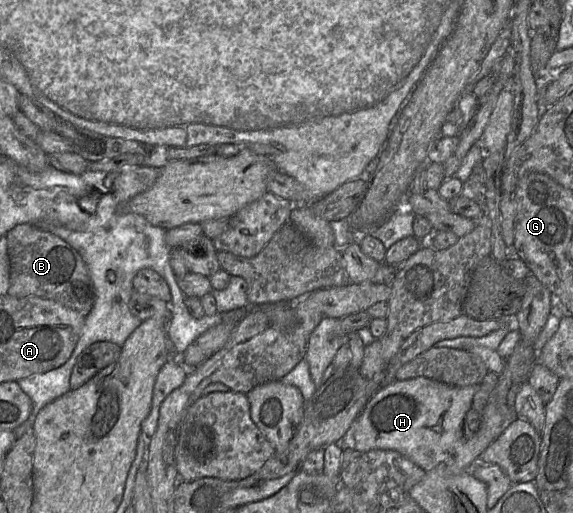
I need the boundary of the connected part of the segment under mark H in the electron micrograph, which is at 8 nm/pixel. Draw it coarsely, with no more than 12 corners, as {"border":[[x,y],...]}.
{"border":[[394,380],[343,436],[425,471],[471,471],[510,424],[479,384]]}

